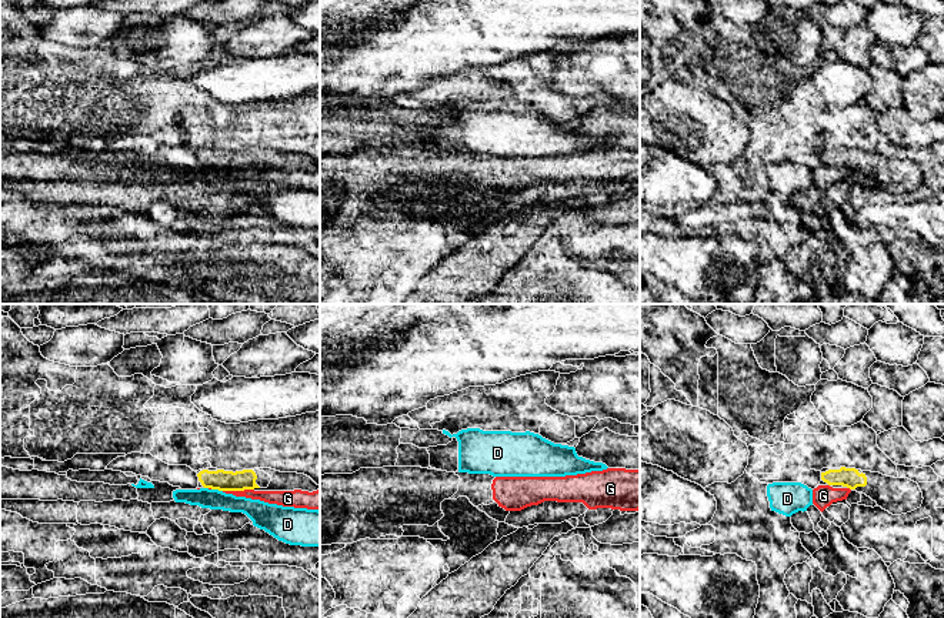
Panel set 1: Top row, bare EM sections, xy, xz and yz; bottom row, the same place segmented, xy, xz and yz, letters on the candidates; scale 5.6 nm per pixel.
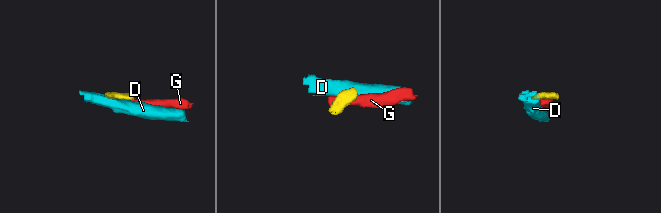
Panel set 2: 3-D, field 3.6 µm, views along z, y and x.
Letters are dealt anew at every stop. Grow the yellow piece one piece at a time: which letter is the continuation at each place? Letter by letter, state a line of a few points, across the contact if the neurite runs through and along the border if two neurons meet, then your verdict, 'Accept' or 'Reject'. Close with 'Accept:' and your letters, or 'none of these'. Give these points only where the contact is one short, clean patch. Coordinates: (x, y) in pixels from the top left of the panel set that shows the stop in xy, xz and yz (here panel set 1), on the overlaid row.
D: Line: xy (212, 488), (222, 491). Reject
G: Line: xy (253, 488), (223, 491). Reject
Accept: none of these

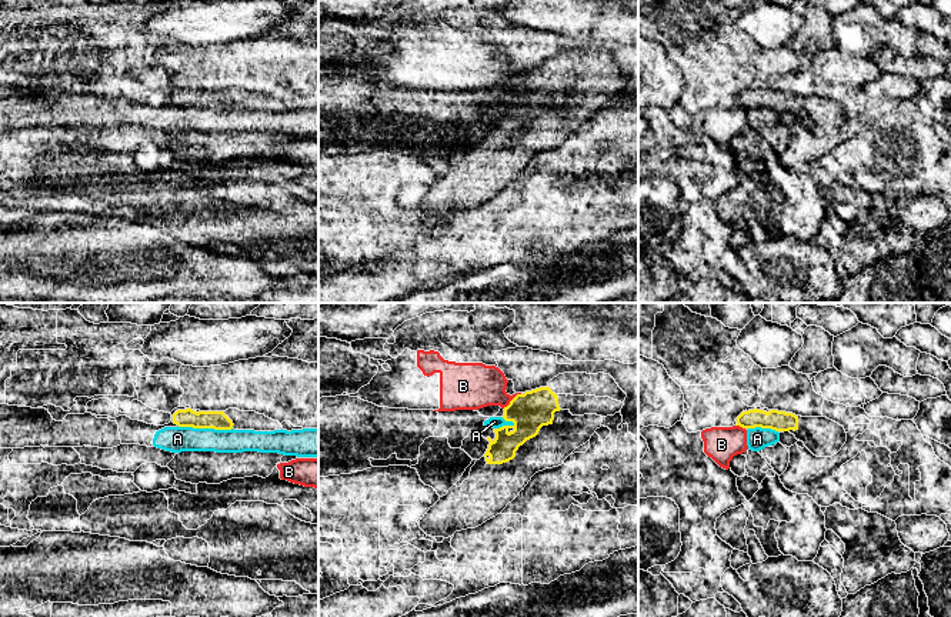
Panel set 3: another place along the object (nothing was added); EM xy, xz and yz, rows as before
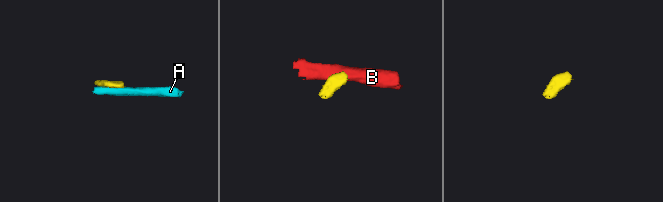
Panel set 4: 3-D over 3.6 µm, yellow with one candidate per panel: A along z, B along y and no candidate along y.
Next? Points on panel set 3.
A: Line: xy (177, 424), (200, 429), (232, 429). Reject
B: Line: xz (520, 393), (503, 407). Reject
Accept: none of these

